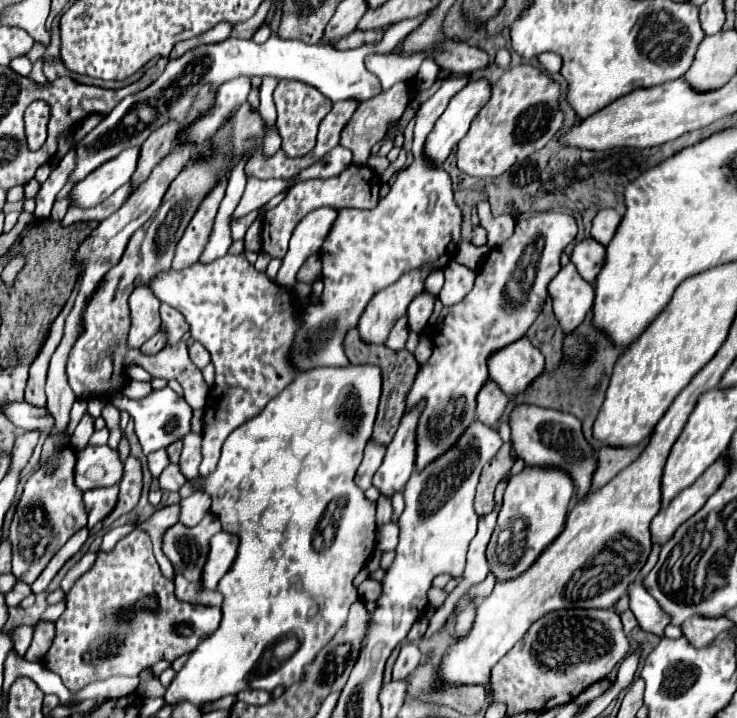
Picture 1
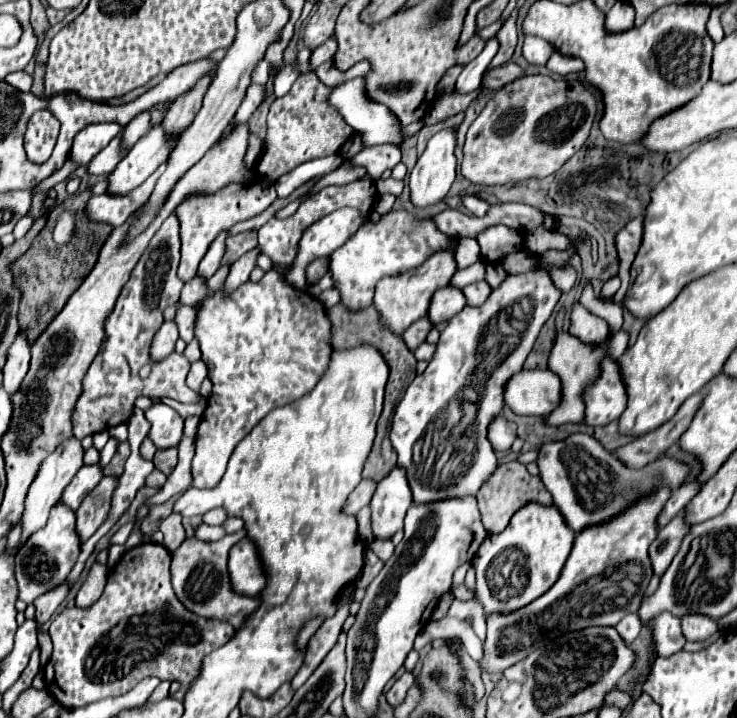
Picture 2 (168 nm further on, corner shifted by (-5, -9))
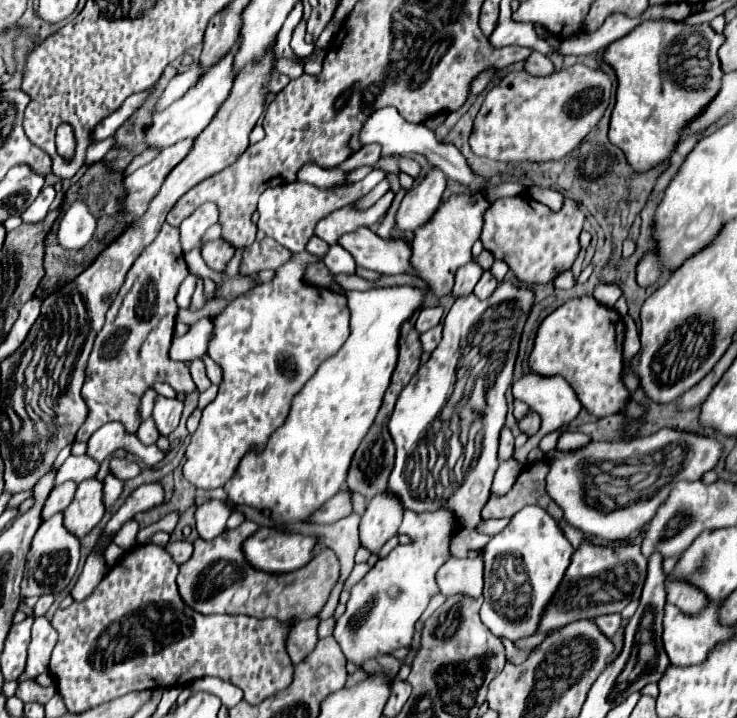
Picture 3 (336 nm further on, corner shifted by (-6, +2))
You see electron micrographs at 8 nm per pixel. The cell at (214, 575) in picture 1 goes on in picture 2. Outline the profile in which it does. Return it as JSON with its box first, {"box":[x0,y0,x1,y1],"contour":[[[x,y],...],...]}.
{"box":[229,539,265,597],"contour":[[[241,539],[229,551],[229,575],[231,589],[237,595],[255,597],[265,587],[265,575],[257,557],[255,545],[249,539]]]}

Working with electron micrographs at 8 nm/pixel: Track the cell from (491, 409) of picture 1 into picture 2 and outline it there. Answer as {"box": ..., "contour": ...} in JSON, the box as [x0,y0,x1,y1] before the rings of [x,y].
{"box":[487,415,517,451],"contour":[[[497,415],[491,421],[491,427],[489,427],[489,435],[487,437],[489,437],[489,441],[491,441],[491,445],[493,445],[495,451],[507,451],[507,449],[511,449],[513,441],[517,437],[515,431],[517,431],[515,423],[507,421],[503,415]]]}

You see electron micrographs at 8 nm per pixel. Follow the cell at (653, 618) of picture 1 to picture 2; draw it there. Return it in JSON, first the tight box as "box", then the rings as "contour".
{"box":[647,611,685,657],"contour":[[[667,611],[659,613],[657,617],[653,617],[653,619],[647,621],[647,627],[653,633],[657,655],[669,657],[669,655],[673,655],[673,653],[677,653],[677,651],[683,649],[685,637],[681,633],[681,623],[671,613],[667,613]]]}

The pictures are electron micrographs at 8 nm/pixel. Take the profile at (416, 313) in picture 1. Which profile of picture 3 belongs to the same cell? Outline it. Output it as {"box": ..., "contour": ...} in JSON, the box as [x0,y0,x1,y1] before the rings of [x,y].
{"box":[452,260,484,296],"contour":[[[470,260],[464,268],[460,268],[460,270],[456,272],[456,282],[454,282],[452,294],[454,294],[454,296],[466,296],[468,292],[472,292],[474,286],[476,286],[476,282],[480,280],[482,272],[484,272],[484,270],[482,270],[474,260]]]}

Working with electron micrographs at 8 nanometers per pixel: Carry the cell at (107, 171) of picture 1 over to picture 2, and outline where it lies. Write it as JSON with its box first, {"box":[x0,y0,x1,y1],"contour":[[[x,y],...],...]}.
{"box":[107,127,177,195],"contour":[[[155,127],[135,143],[127,157],[107,175],[109,195],[127,195],[139,187],[161,163],[167,161],[177,139],[167,137],[161,127]]]}

